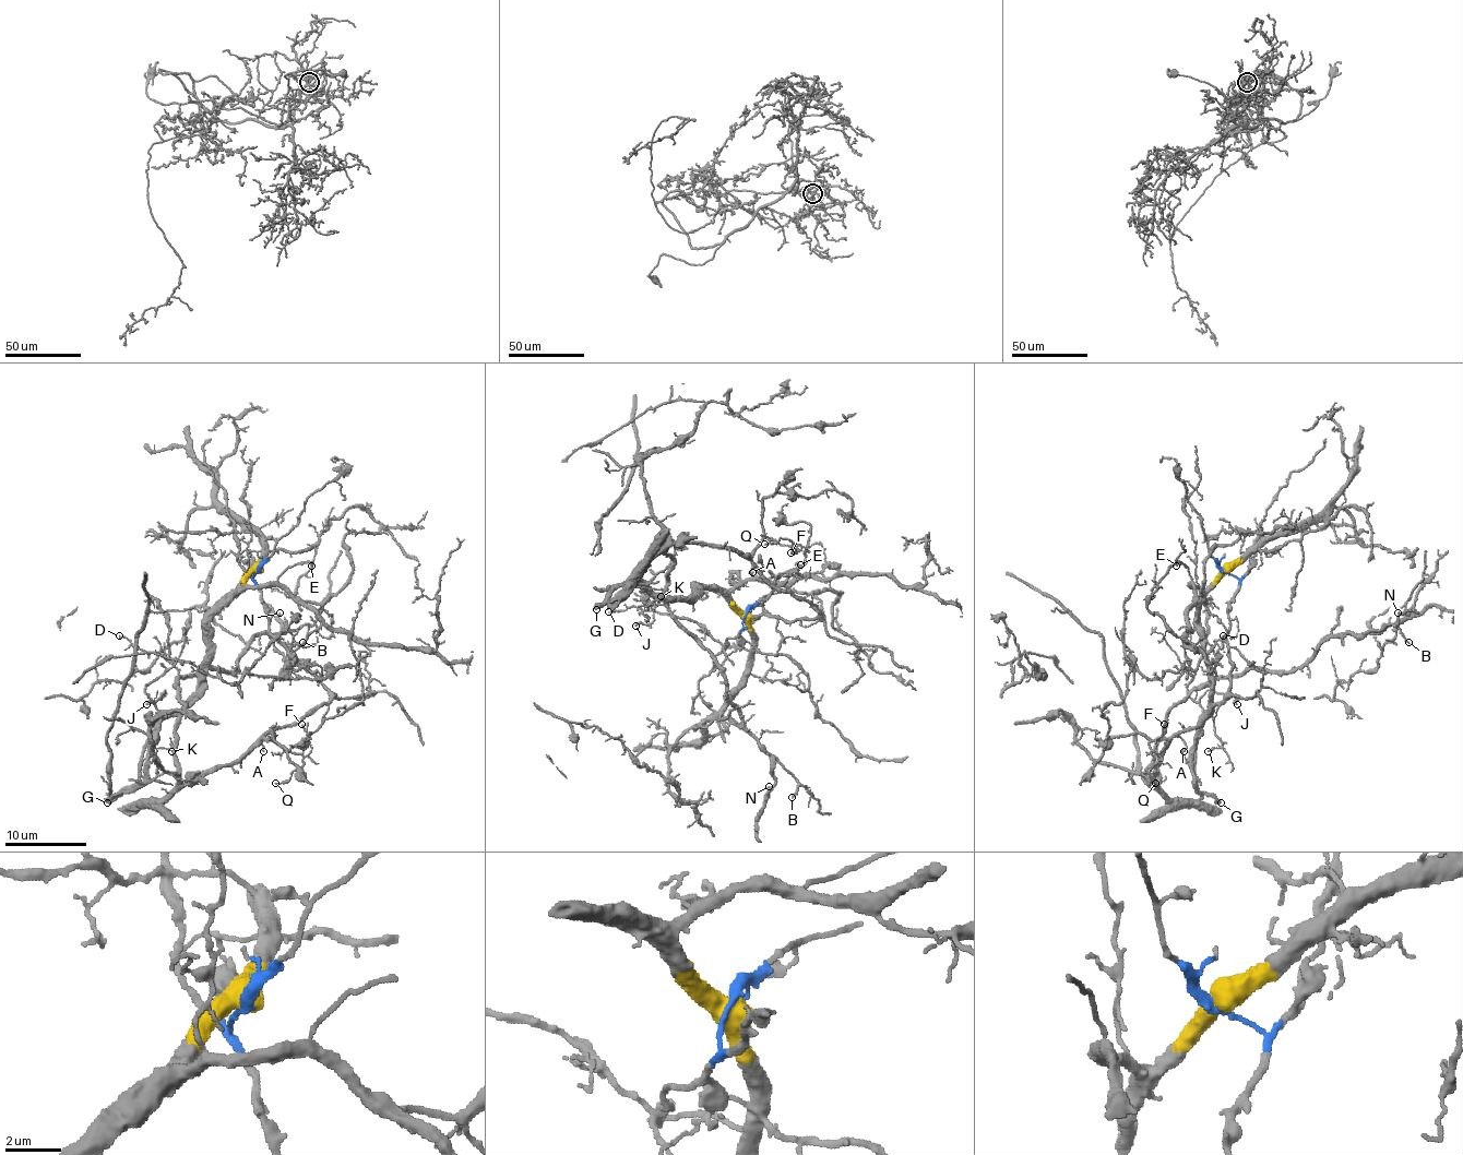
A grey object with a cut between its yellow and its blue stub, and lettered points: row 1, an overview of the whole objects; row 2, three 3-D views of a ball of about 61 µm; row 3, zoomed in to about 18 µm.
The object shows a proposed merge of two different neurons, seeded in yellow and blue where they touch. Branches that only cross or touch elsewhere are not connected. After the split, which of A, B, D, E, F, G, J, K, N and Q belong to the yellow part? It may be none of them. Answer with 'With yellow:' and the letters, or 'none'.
With yellow: E, G, J, K

